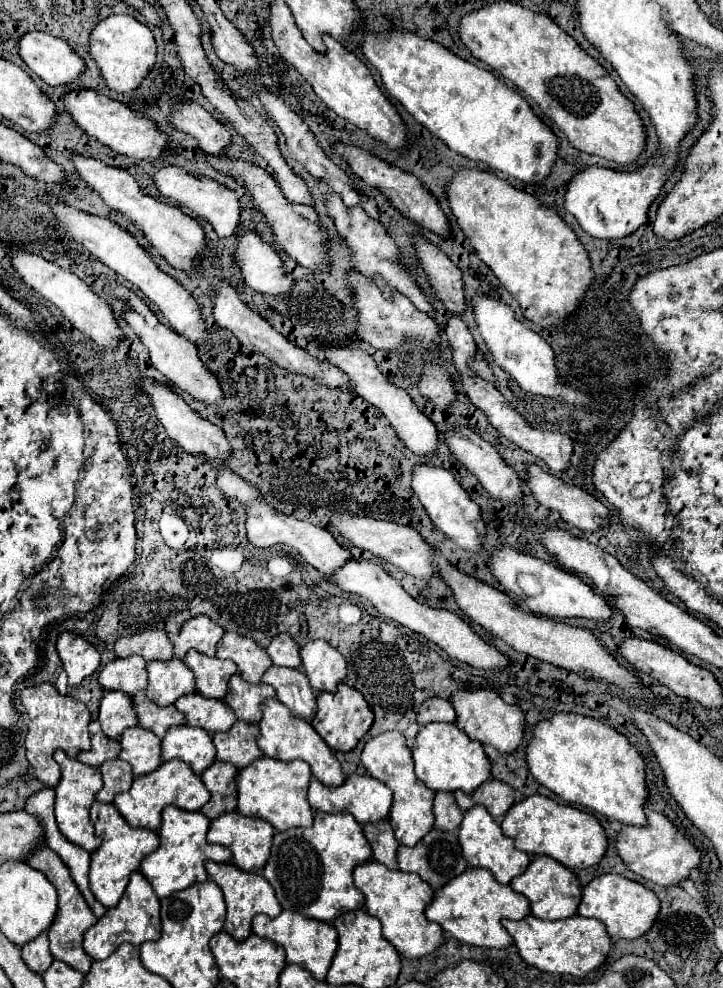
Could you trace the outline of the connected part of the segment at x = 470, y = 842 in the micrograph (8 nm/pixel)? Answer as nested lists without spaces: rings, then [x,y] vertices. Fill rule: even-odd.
[[[471,808],[471,812],[465,812],[463,822],[459,826],[459,844],[463,850],[463,856],[467,860],[469,866],[475,868],[487,868],[493,872],[495,880],[501,884],[509,884],[515,876],[523,874],[525,868],[529,866],[529,854],[515,850],[513,840],[507,840],[499,828],[499,824],[495,822],[493,816],[487,814],[485,808]]]

